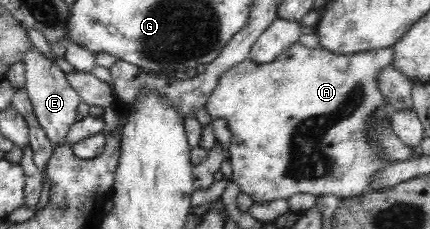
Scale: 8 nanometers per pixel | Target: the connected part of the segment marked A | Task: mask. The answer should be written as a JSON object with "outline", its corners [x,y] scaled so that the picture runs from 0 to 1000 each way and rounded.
{"outline":[[[688,183],[679,205],[665,210],[656,240],[647,240],[640,266],[623,279],[591,279],[579,253],[563,275],[549,279],[547,293],[528,301],[509,332],[507,371],[498,384],[488,432],[477,450],[477,476],[493,524],[523,520],[530,533],[533,568],[540,585],[537,629],[533,642],[530,699],[542,729],[544,799],[558,812],[565,843],[581,847],[595,886],[623,886],[637,869],[663,869],[679,860],[684,847],[721,847],[733,856],[779,852],[791,869],[840,856],[844,843],[863,834],[863,790],[895,734],[916,707],[909,686],[881,668],[877,651],[877,581],[888,559],[900,559],[900,511],[872,511],[872,493],[895,454],[895,424],[879,389],[879,323],[891,297],[909,288],[914,258],[914,201],[900,210],[879,210],[865,223],[826,227],[826,231],[779,231],[747,210],[707,205],[698,183]]]}

